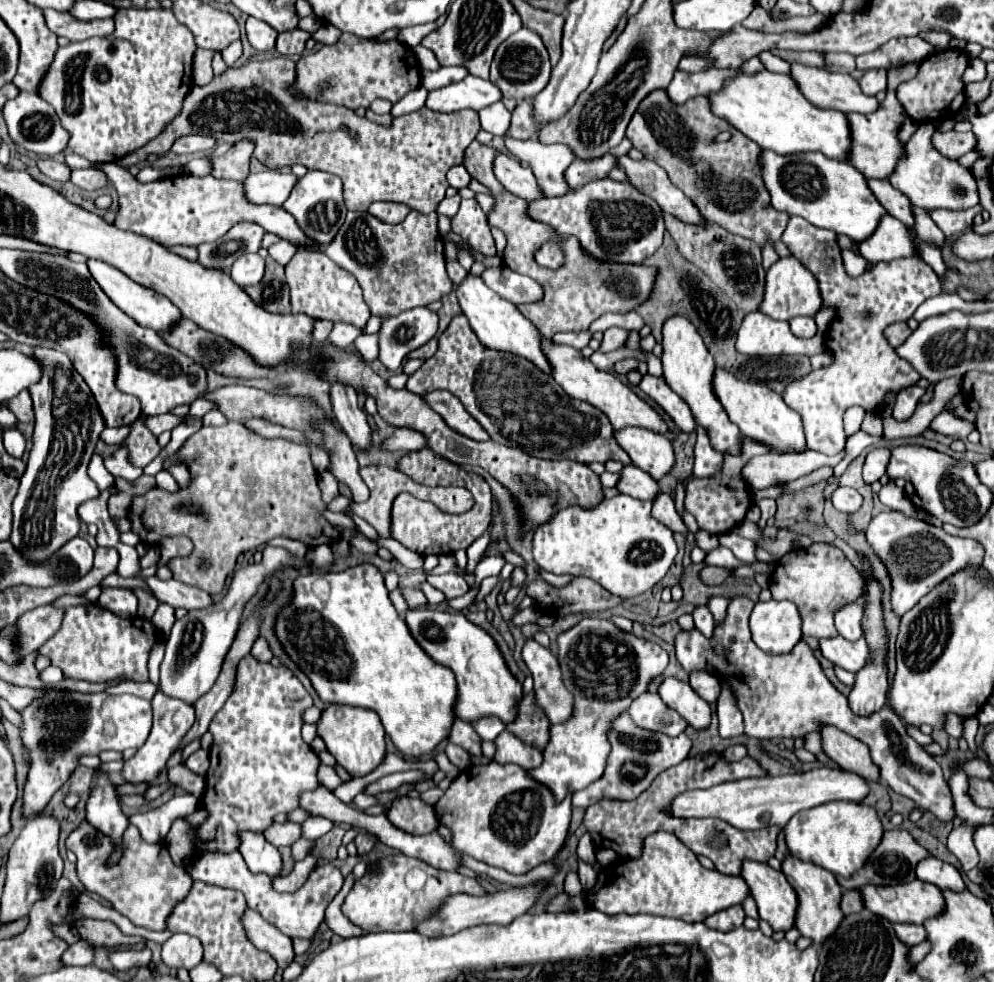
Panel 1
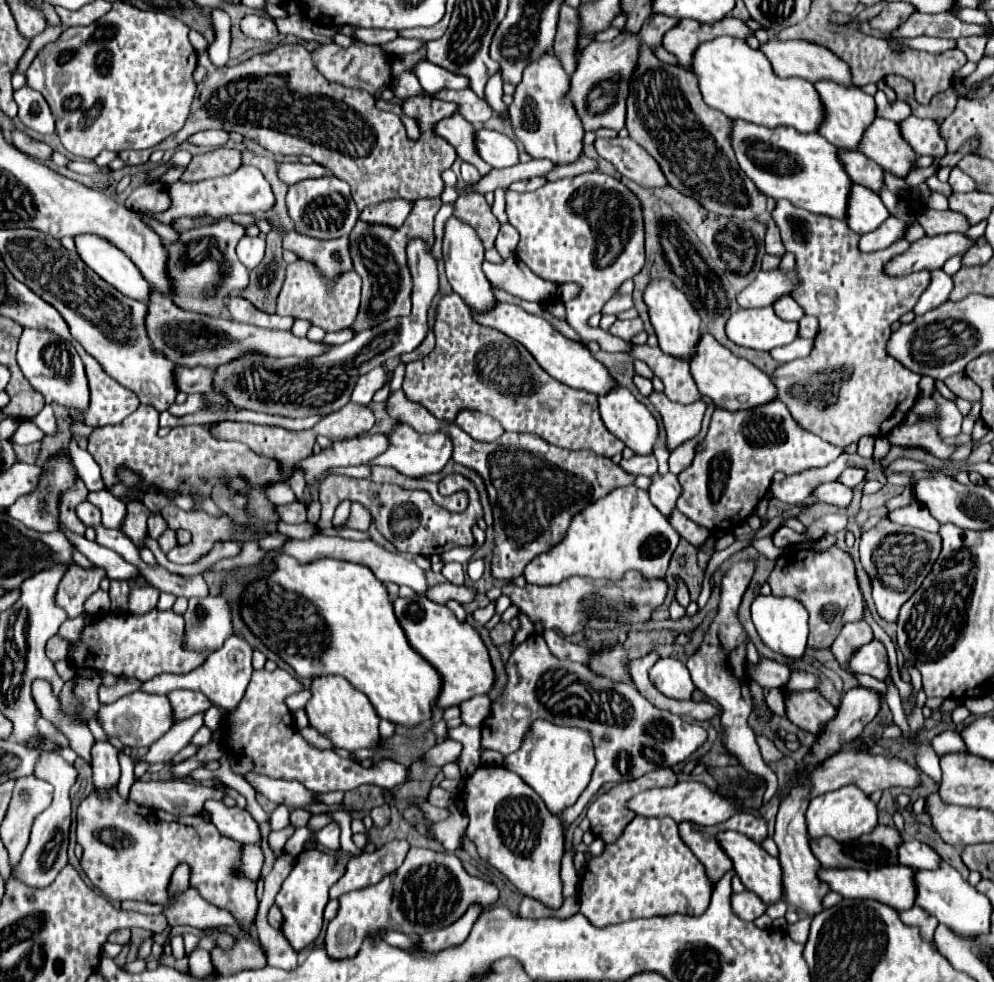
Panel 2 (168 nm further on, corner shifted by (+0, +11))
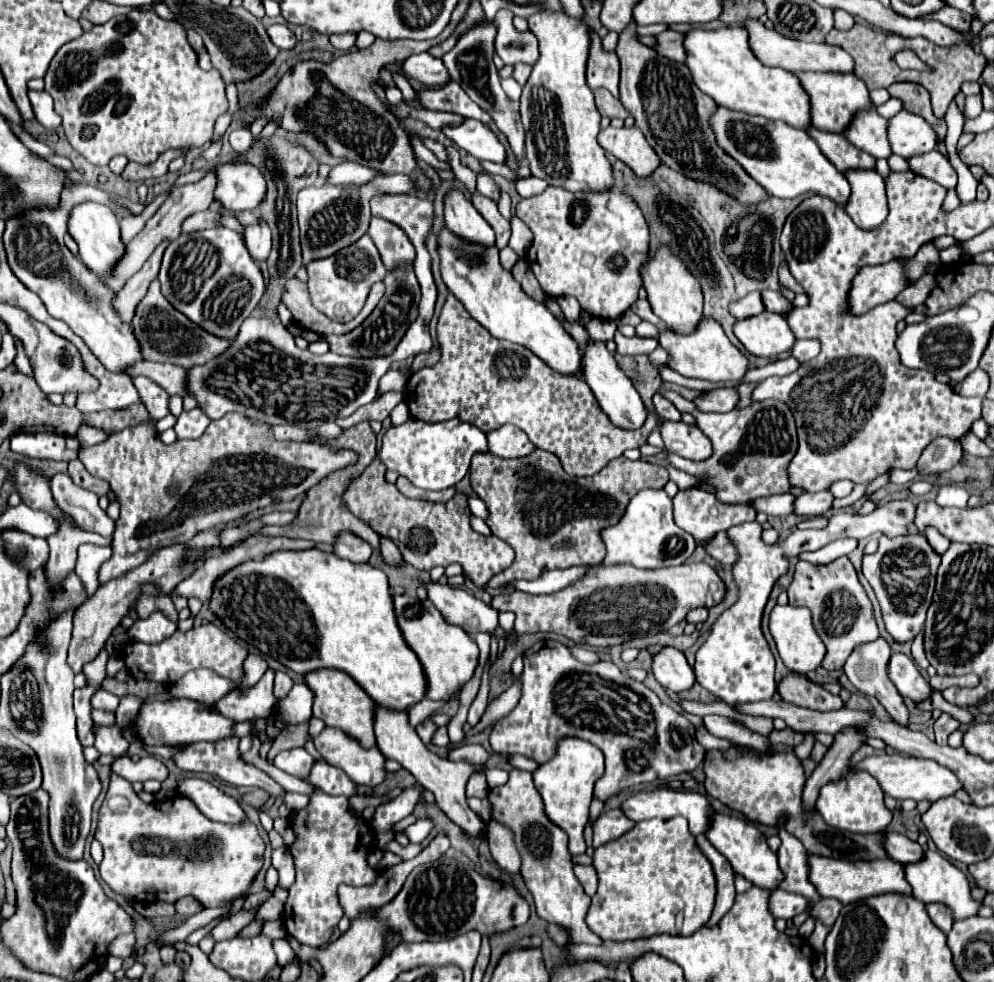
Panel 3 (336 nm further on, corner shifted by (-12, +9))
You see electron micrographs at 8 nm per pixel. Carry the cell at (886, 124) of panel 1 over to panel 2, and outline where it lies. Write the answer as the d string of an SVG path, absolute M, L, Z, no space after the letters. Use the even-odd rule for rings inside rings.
M815 84L825 108L829 108L829 120L825 120L825 128L821 128L821 136L835 144L841 150L857 150L865 130L871 126L871 122L877 118L877 104L873 96L867 96L861 88L839 88L837 84Z

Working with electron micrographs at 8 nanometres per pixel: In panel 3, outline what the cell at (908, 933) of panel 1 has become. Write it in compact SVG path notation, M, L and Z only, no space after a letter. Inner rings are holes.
M927 904L927 912L929 912L929 918L933 920L933 924L937 928L941 928L945 934L949 934L949 930L953 926L953 912L945 904Z

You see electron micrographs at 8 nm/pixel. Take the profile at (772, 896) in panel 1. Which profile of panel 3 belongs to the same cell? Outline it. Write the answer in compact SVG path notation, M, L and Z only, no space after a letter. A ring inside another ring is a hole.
M715 812L709 820L709 830L705 832L705 836L729 860L729 864L737 874L745 876L755 886L769 886L769 890L775 890L779 886L779 880L783 878L783 874L777 864L777 854L771 852L765 836L751 822L745 822L743 818L737 818L737 816Z

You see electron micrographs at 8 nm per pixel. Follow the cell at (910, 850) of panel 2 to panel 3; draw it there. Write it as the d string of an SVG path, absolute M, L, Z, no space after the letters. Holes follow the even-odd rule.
M885 832L883 848L891 860L901 862L901 864L917 862L923 856L923 848L917 842L909 840L907 836L897 834L897 832Z

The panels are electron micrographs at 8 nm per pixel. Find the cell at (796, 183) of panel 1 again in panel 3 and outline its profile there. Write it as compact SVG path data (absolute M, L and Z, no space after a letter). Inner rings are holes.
M717 106L709 118L709 126L721 150L737 160L743 170L767 190L767 194L777 198L795 198L805 192L815 192L833 198L841 206L849 200L849 182L821 154L817 142L813 142L805 130L797 130L785 122L729 110L725 106Z

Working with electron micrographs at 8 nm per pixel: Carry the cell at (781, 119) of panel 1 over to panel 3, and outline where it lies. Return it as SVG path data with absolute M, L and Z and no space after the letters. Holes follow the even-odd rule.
M731 26L731 28L717 28L717 30L701 30L701 28L693 28L689 32L685 32L683 38L683 48L685 48L685 64L693 76L695 86L709 94L717 104L721 106L729 106L731 110L741 110L747 114L757 114L763 118L773 118L773 120L783 120L789 126L801 128L805 130L811 124L809 118L809 96L805 94L805 90L801 90L801 84L797 82L797 78L787 72L787 70L779 70L779 68L769 68L765 64L761 64L753 52L749 50L747 44L747 34L743 28L739 26Z

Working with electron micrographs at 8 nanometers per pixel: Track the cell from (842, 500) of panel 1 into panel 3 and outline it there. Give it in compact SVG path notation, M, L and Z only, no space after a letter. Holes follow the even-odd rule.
M829 490L815 494L799 494L793 502L793 512L797 516L821 516L831 508L833 498L829 498Z

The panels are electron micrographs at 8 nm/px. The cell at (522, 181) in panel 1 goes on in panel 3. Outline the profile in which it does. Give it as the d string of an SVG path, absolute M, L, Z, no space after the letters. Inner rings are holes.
M465 118L457 126L443 126L443 134L455 142L459 148L467 150L479 160L505 162L505 148L497 140L497 136L489 130L489 126L481 124L475 118Z

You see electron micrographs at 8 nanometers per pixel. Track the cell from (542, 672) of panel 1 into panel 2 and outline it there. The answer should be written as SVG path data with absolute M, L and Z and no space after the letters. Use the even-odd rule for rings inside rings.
M537 632L529 634L529 638L513 650L507 662L507 674L509 682L503 694L495 700L491 714L481 724L483 748L501 752L503 756L517 752L537 718L545 718L553 724L585 728L593 736L597 766L593 770L589 786L583 790L577 802L565 808L561 814L565 830L583 812L593 794L605 782L635 780L647 772L675 766L691 756L707 740L705 728L689 724L665 710L653 708L637 692L637 688L633 688L633 684L613 684L609 680L601 680L601 676L593 676L585 664L555 658L549 652L543 636ZM517 706L525 706L529 710L529 716L515 720L513 710Z

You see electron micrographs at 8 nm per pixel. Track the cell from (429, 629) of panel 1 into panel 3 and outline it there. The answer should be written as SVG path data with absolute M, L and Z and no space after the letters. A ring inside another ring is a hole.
M395 594L393 606L395 606L395 616L401 628L401 634L423 666L423 672L427 678L425 696L429 700L441 700L459 692L465 686L465 682L471 680L477 668L479 648L473 642L473 638L465 634L465 630L457 630L455 626L449 626L443 620L441 612L429 600L419 600L417 596L411 596L411 594Z

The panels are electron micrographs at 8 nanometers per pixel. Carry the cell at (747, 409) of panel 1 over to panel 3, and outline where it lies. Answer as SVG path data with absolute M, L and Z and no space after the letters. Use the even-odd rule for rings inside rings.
M703 318L693 330L693 334L679 334L671 328L665 328L659 334L659 344L669 352L667 366L687 378L703 378L711 382L741 380L749 368L747 358L731 344L731 340L721 330L719 322L713 318Z

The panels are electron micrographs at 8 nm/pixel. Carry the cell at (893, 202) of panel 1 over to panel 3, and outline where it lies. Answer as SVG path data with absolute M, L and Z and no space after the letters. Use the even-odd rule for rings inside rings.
M813 124L807 126L807 132L817 142L821 152L837 166L837 170L845 172L849 168L875 168L875 158L863 150L857 150L857 146L853 146L843 134L823 132Z

